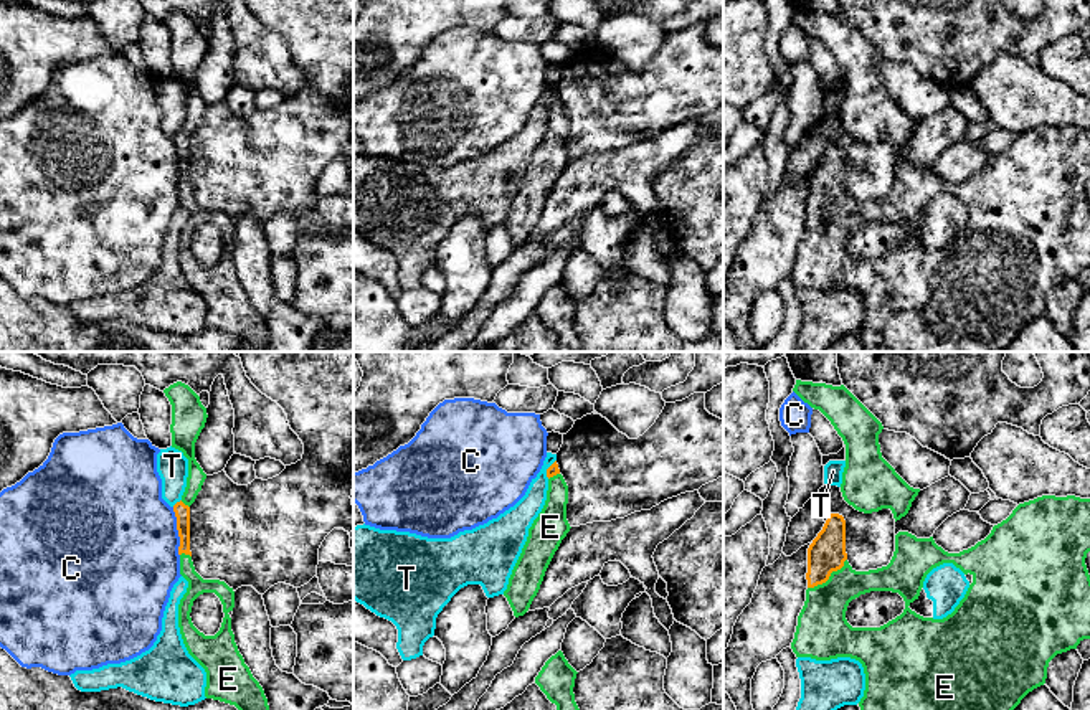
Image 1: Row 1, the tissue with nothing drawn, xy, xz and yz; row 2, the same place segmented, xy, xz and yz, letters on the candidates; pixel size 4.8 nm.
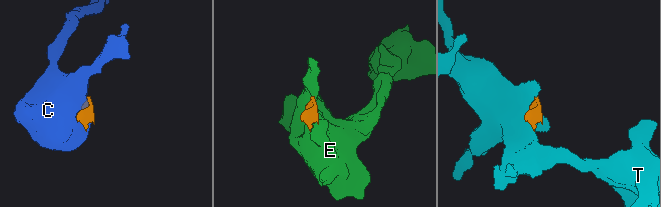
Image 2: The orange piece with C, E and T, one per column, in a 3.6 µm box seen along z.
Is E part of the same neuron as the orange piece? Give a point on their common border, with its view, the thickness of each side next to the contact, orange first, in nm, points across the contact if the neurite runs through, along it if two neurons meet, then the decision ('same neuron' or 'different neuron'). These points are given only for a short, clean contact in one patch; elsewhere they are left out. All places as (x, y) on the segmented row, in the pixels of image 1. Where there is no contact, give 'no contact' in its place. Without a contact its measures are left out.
yz (829, 575) | 180/240 nm | same neuron

